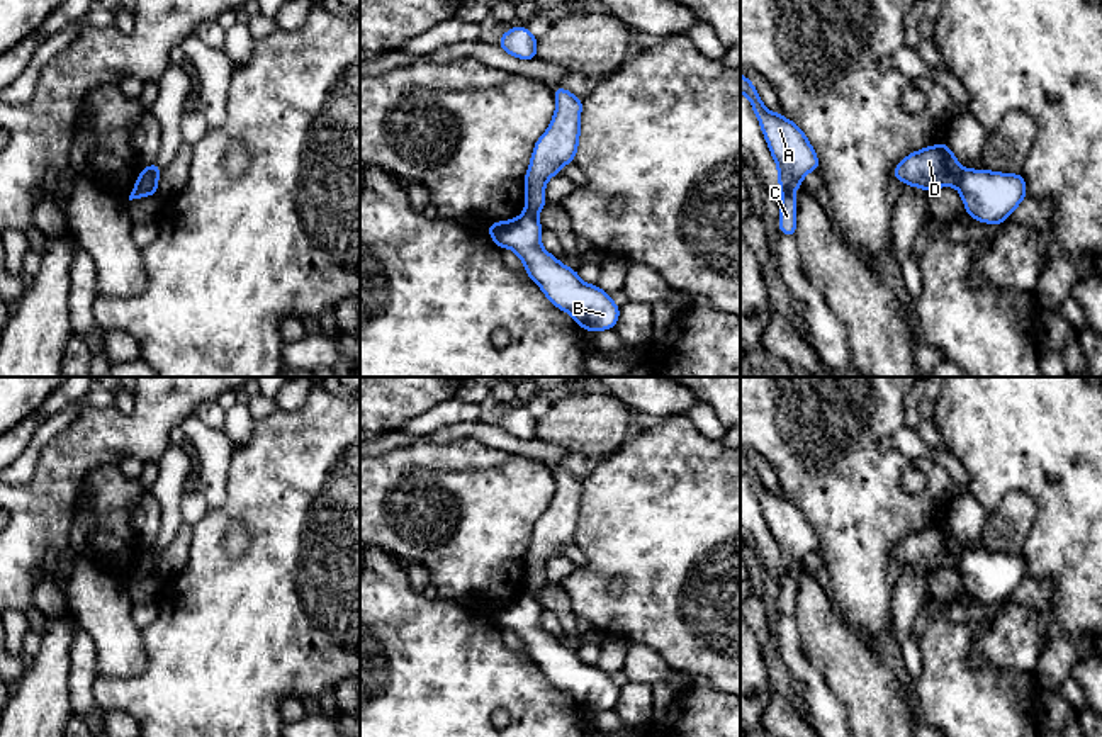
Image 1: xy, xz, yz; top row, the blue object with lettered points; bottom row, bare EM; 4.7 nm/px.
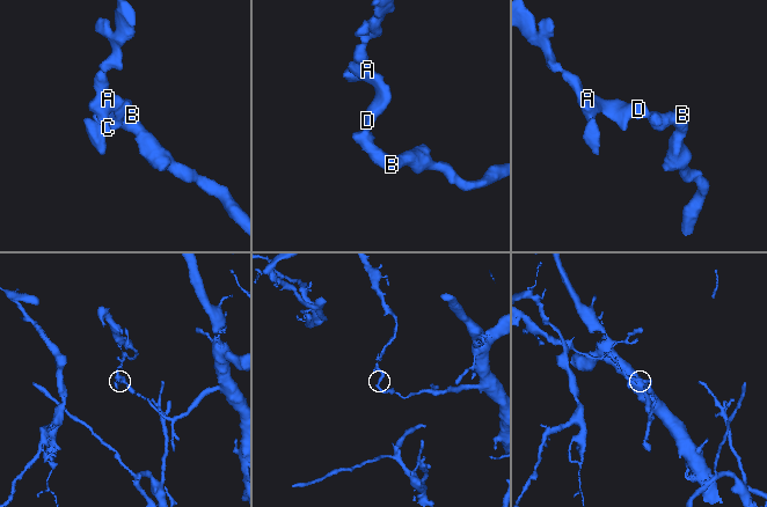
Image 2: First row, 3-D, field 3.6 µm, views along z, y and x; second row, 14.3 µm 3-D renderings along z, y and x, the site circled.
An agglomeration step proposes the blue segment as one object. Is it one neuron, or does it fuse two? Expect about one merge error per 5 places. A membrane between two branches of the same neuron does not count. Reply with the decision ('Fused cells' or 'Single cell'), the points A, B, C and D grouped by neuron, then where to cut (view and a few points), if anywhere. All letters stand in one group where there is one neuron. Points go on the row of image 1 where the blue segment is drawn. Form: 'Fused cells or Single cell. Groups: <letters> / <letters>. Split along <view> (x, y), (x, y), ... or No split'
Fused cells. Groups: A C D / B. Split along yz (963, 168), (956, 187)

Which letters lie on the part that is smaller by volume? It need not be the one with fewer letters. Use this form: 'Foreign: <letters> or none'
Foreign: A, C, D

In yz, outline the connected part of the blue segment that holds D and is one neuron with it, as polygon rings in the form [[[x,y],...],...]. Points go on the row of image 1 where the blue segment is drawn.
[[[946,143],[927,146],[905,156],[893,177],[905,185],[919,187],[927,192],[939,187],[958,187],[961,163]]]

